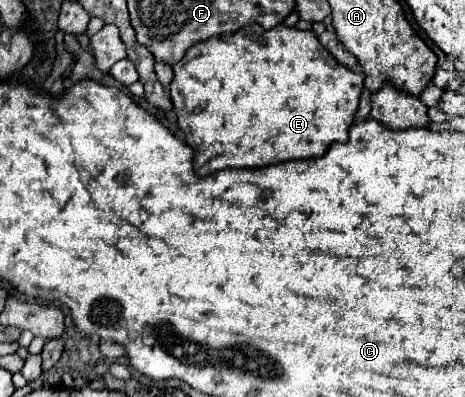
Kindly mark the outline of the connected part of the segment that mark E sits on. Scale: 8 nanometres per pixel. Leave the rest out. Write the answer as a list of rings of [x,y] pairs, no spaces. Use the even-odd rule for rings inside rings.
[[[247,25],[247,29],[241,29],[239,33],[211,37],[187,51],[173,67],[175,79],[169,93],[179,129],[185,133],[185,143],[195,149],[193,169],[199,177],[227,167],[251,169],[279,161],[321,157],[331,143],[349,139],[349,127],[353,125],[359,107],[365,77],[363,73],[353,73],[345,65],[339,65],[323,47],[321,61],[315,61],[319,47],[321,45],[311,31],[279,25],[267,33],[259,29],[259,25]]]

